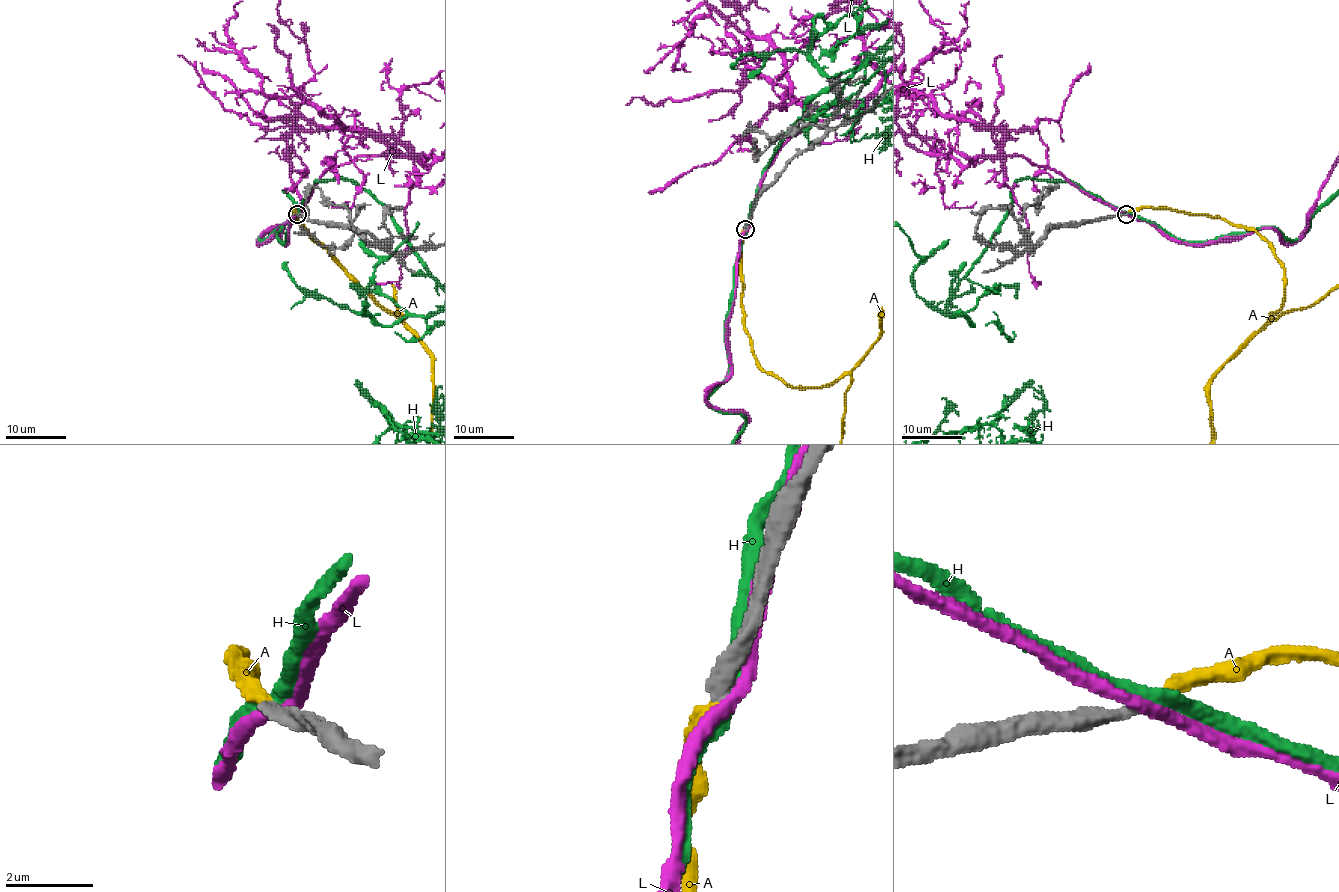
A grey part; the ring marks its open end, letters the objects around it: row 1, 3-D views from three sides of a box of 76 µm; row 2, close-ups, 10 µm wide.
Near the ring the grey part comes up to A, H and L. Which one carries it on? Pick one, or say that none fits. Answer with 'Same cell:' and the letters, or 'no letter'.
Same cell: A

